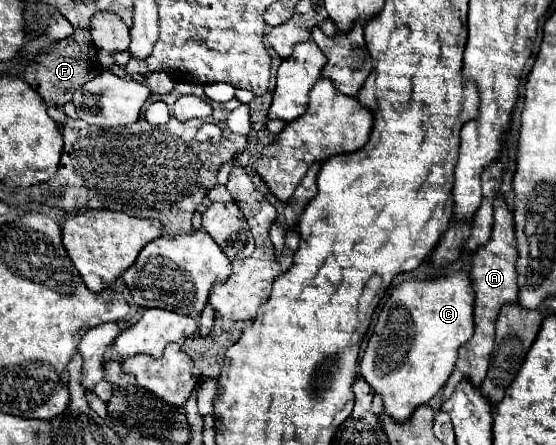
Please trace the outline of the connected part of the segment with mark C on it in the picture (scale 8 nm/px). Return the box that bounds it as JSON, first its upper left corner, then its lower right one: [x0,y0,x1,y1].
[359,271,473,423]

